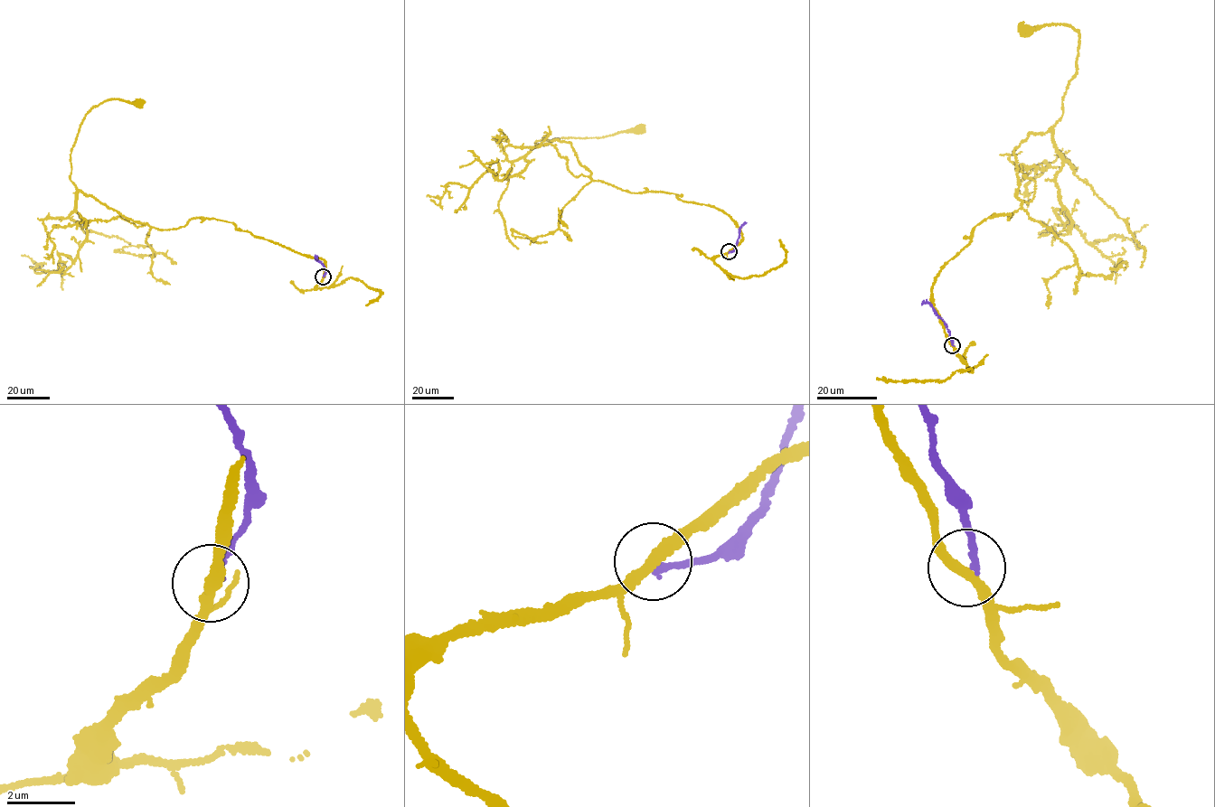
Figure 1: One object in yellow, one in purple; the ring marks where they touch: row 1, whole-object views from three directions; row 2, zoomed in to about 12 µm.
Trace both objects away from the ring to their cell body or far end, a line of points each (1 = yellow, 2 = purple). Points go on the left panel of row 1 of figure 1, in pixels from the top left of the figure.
1: (323, 276), (324, 260), (232, 222), (160, 229), (80, 191), (74, 261), (36, 273), (21, 255)
2: (323, 276), (325, 269), (317, 258)

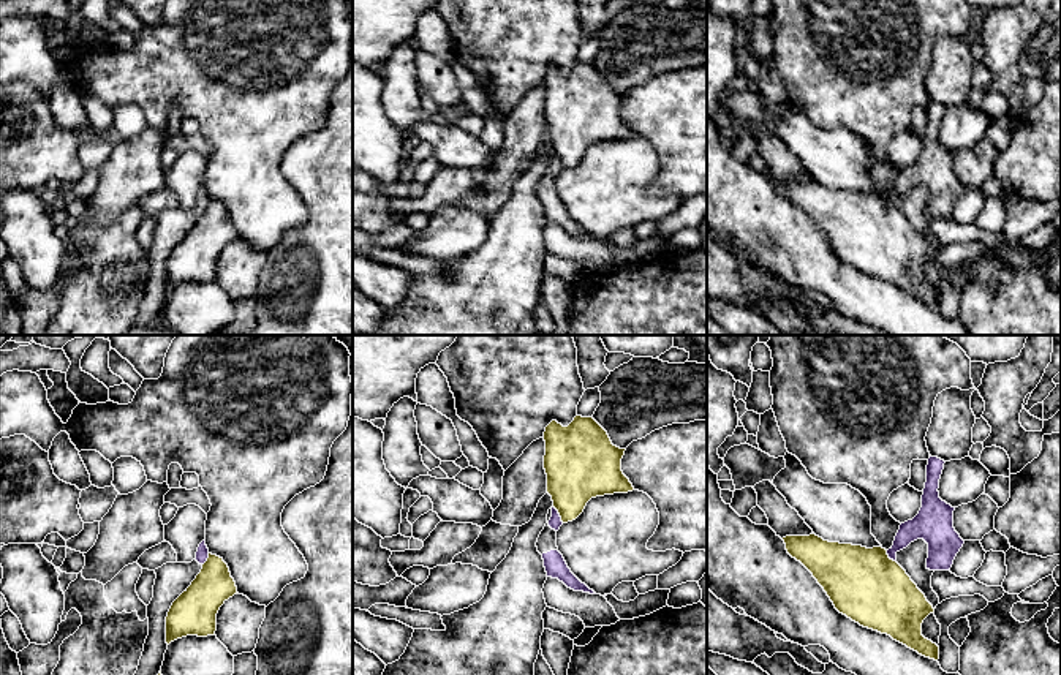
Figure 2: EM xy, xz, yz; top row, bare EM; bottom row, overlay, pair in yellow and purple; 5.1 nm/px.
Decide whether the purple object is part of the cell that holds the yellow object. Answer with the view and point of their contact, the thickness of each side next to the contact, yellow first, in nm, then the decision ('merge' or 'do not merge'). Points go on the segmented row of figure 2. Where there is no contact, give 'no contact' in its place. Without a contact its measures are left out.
xz (558, 512) | 320/70 nm | do not merge

